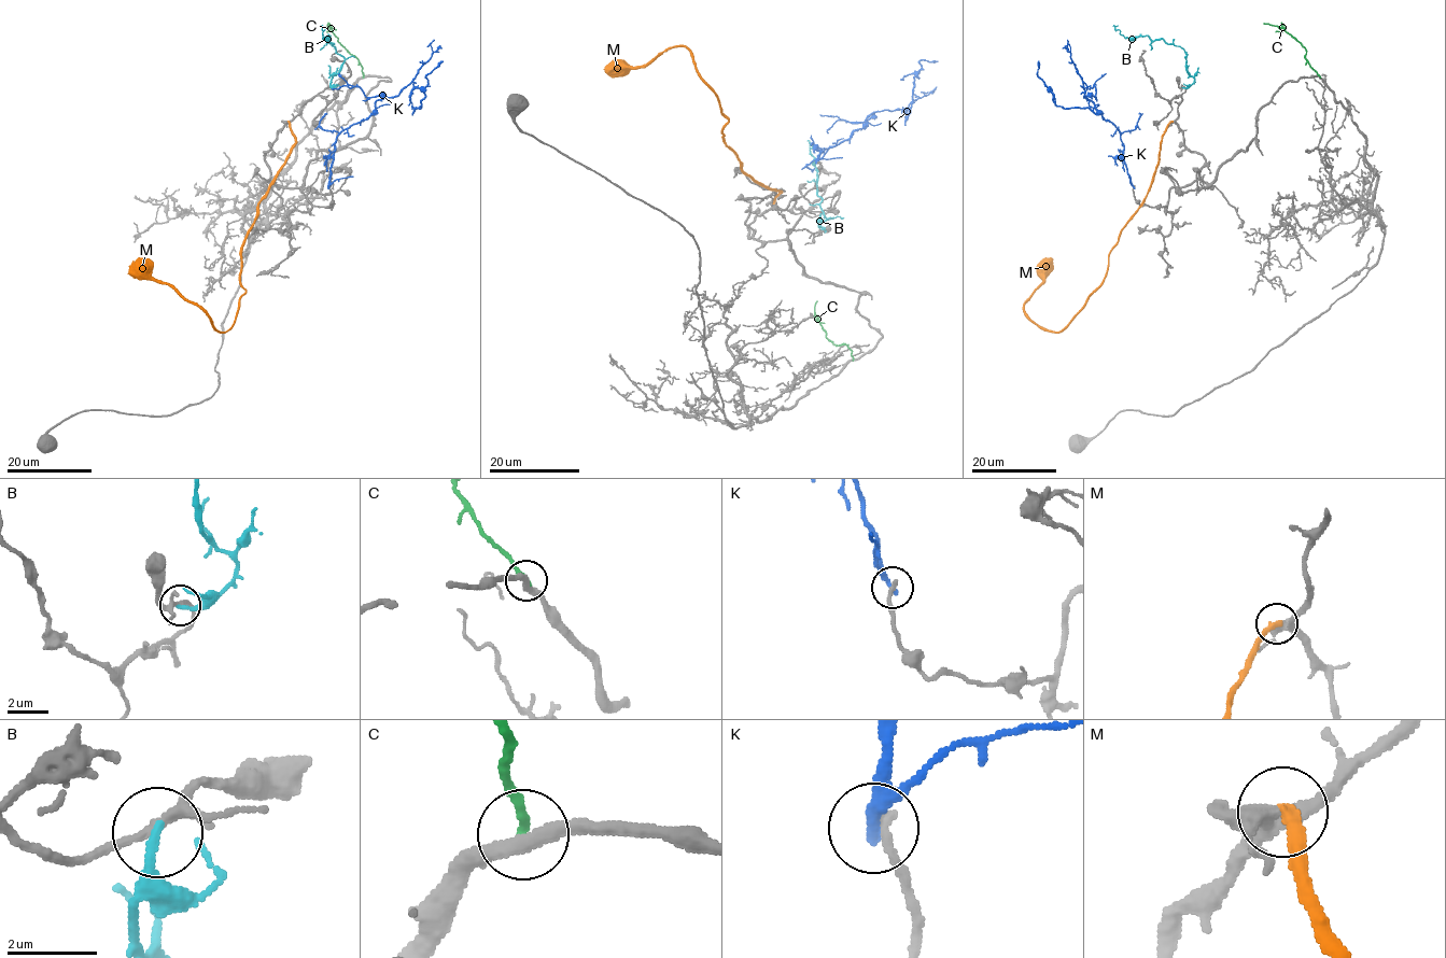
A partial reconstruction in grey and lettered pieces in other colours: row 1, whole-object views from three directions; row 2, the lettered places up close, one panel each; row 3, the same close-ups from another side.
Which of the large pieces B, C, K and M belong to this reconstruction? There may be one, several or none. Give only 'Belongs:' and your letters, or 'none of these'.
Belongs: none of these

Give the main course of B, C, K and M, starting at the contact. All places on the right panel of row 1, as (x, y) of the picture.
B: (1182, 87), (1194, 81), (1187, 72), (1183, 50), (1148, 36), (1125, 38), (1114, 29), (1118, 25)
C: (1319, 76), (1299, 42), (1283, 28), (1264, 23)
K: (1134, 187), (1121, 132), (1083, 96), (1082, 82), (1086, 86), (1089, 108), (1055, 103), (1037, 76), (1038, 61)
M: (1171, 122), (1151, 184), (1109, 253), (1106, 277), (1060, 332), (1039, 327), (1023, 309), (1042, 284), (1044, 261)

